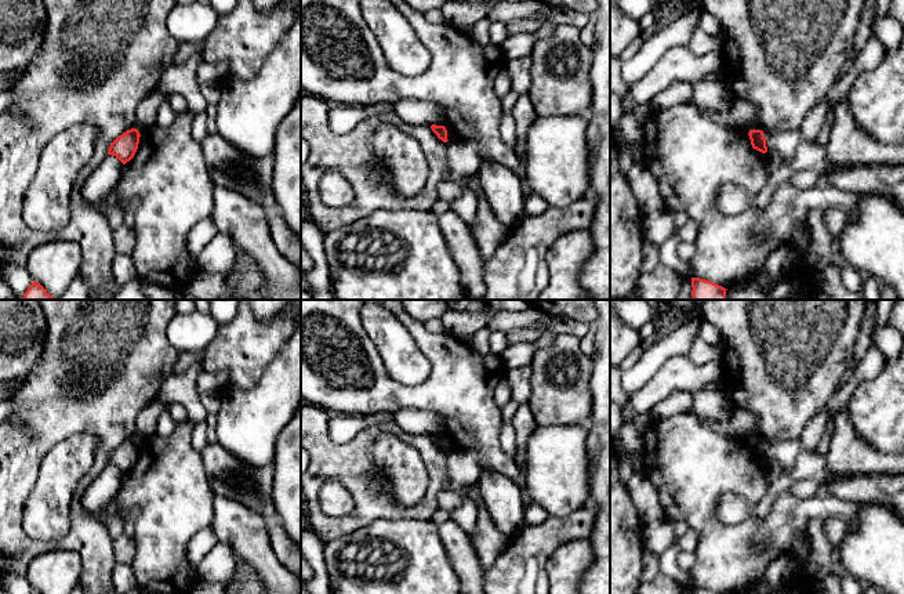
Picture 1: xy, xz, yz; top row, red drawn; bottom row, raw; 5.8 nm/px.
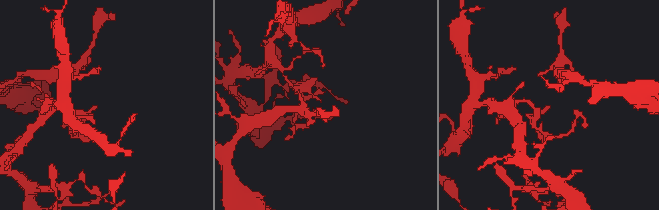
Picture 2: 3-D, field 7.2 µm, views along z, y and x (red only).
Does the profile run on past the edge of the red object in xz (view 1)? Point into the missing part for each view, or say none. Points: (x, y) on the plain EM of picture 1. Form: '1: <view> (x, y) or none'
1: none

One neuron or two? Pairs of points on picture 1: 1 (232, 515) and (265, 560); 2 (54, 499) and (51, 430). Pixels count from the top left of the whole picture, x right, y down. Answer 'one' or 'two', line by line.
1: one
2: two

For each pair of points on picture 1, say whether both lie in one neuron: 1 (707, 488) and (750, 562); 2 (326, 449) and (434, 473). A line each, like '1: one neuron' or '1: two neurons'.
1: one neuron
2: one neuron

